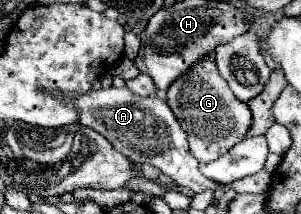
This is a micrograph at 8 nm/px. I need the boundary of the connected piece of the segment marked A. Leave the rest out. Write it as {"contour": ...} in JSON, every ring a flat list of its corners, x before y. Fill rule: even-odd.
{"contour":[[127,87,115,89,99,89,99,91,87,91,85,95,75,95,73,107,79,113,79,123,95,129,105,139,111,139,123,155,129,159,135,159,135,163,149,163,157,169,161,169,167,177,171,177,175,183,189,187,193,193,205,191,205,189,217,189,219,183,211,181,201,175,199,161,191,155,187,145,187,135,181,131,175,115,171,113,169,105,161,97,139,97,131,93]]}

